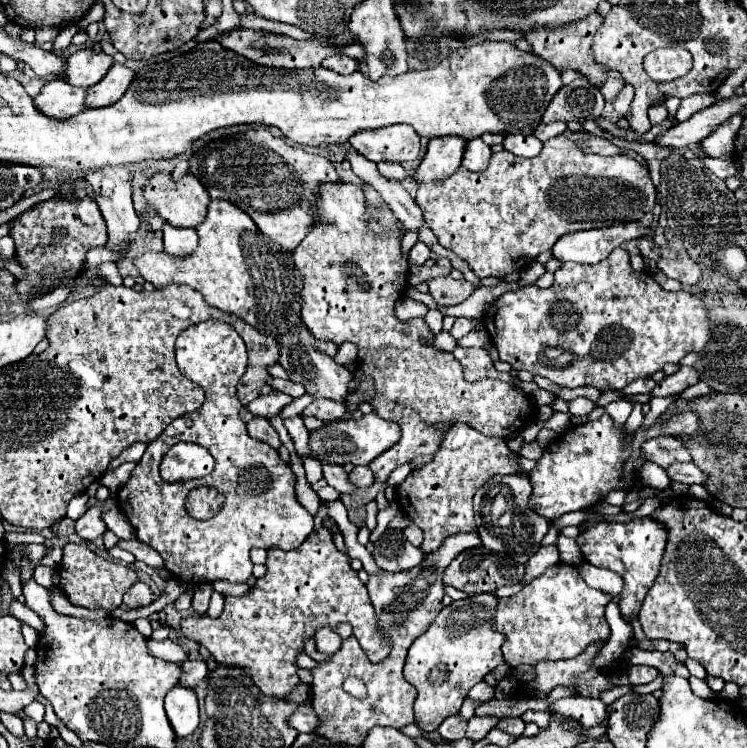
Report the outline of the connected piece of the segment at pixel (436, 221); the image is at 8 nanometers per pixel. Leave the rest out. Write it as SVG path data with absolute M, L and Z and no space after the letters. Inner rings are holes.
M556 136L544 142L544 148L536 158L520 158L508 150L502 150L492 154L488 168L482 172L458 168L442 182L422 184L418 188L416 202L422 208L426 224L444 248L466 260L478 278L502 278L524 268L540 252L550 250L554 242L568 232L642 220L656 204L656 186L652 184L648 168L634 158L626 154L584 154L570 138Z

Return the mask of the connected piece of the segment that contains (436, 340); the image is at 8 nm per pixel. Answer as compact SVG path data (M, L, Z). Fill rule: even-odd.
M440 332L432 338L432 346L444 350L444 352L452 352L456 348L456 340L448 334L448 332Z

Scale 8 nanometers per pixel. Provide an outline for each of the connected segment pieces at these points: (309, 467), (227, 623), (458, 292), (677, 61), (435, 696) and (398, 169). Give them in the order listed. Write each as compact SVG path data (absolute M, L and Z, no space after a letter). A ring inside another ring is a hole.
M300 457L300 460L302 460L305 476L310 484L319 481L323 477L322 466L319 460L306 457Z
M322 526L314 530L306 542L296 550L280 550L272 548L266 550L266 574L256 580L254 586L248 588L242 596L224 596L224 610L218 618L210 618L208 614L202 616L190 616L180 622L180 630L188 640L194 640L210 650L214 660L222 666L240 666L246 670L246 674L252 678L254 686L260 688L260 692L266 698L286 698L298 684L298 664L296 656L304 652L304 642L308 638L314 638L318 628L332 628L336 630L338 624L348 622L354 628L354 636L358 638L362 650L372 662L384 660L390 650L392 642L390 638L384 638L378 628L378 618L374 612L374 606L370 602L370 596L366 592L366 586L360 582L358 572L352 570L348 554L340 552L332 542L332 530Z
M438 276L438 278L430 278L428 280L428 288L432 298L440 304L440 306L454 306L464 302L474 290L476 286L470 284L468 280L454 280L452 276Z
M658 48L644 58L643 66L656 82L670 82L690 72L692 56L684 48Z
M490 592L452 602L440 610L430 630L412 642L404 666L404 678L418 690L414 720L424 732L436 730L448 716L458 714L468 690L504 662L500 646L506 636L492 630L496 602L498 598Z
M378 164L378 172L388 180L402 180L406 176L400 164Z

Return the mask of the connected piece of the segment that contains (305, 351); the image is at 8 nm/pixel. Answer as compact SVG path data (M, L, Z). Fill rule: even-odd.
M298 326L294 330L290 330L288 334L280 336L280 364L282 368L288 372L288 380L292 382L300 382L306 392L314 398L328 398L328 400L336 400L336 402L346 402L348 396L348 382L352 380L352 374L348 368L336 364L330 356L320 354L314 348L314 336L308 332L306 326Z

